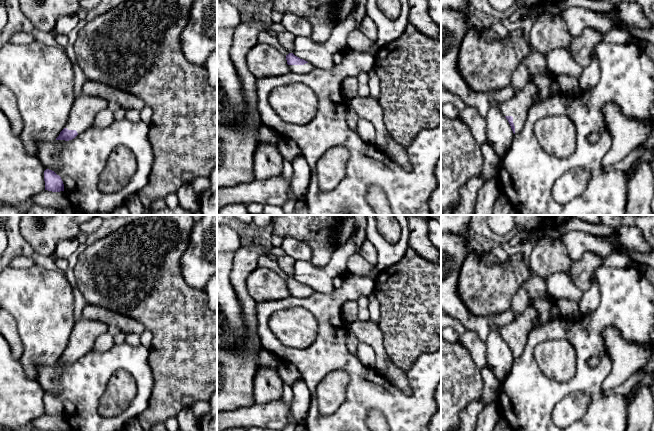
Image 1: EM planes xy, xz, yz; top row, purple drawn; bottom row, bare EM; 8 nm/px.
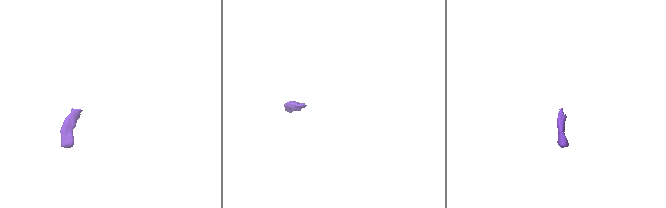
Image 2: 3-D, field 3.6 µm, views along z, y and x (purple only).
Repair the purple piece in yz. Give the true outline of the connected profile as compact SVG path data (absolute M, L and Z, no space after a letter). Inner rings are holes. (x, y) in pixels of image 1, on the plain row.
M528 307L513 322L499 327L499 334L508 344L514 358L518 358L523 352L527 336L537 320L536 310Z

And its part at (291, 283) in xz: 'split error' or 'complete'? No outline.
split error

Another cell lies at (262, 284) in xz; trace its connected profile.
M259 266L248 275L246 289L255 302L274 301L291 296L285 279L274 271Z

